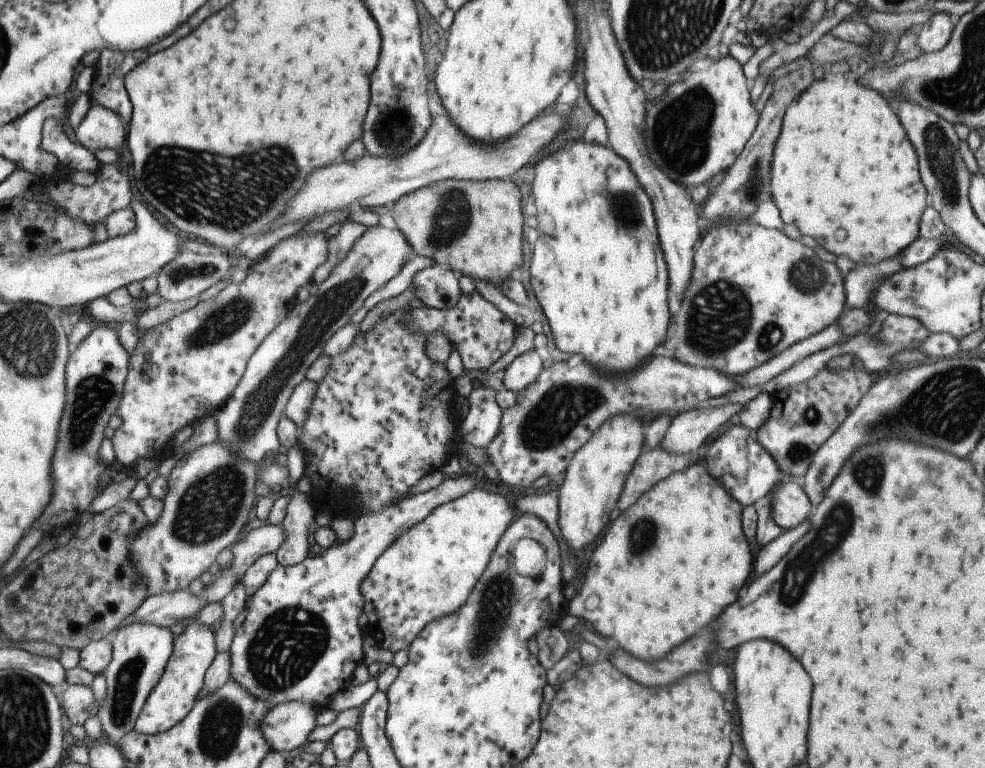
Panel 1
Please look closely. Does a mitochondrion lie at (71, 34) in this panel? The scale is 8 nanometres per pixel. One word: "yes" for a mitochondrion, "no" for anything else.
no

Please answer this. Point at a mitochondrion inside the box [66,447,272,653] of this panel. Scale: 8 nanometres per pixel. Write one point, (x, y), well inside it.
(211, 502)

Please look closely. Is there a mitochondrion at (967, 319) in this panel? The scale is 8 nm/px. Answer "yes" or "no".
no

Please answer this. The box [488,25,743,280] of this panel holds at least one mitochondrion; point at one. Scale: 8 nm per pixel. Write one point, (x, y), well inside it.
(683, 128)

